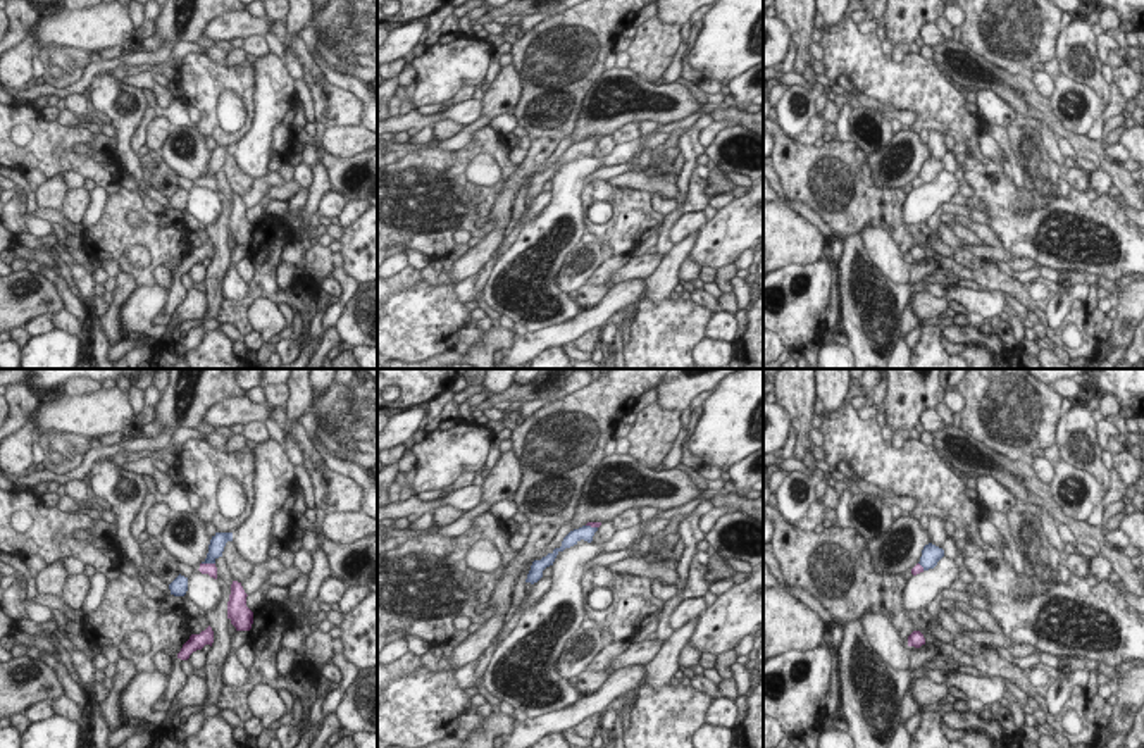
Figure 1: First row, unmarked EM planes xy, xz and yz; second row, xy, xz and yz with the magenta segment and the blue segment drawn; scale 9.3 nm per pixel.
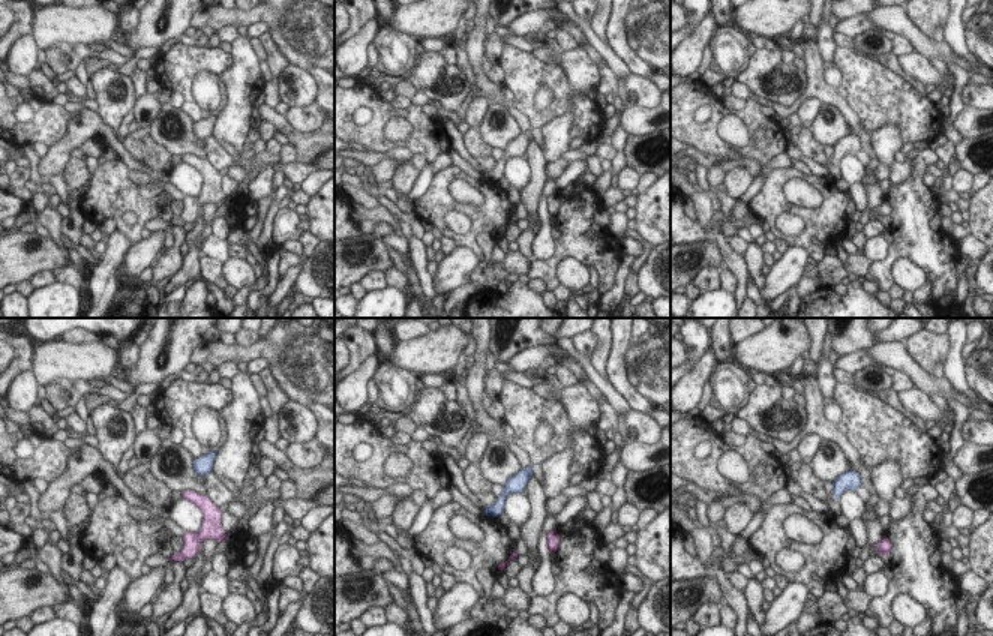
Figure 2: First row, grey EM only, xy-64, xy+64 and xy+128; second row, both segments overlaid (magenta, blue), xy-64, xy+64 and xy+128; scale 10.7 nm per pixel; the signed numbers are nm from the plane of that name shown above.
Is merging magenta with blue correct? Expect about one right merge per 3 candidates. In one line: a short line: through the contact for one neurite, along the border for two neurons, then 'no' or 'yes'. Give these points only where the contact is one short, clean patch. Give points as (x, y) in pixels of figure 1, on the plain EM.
line xy (202, 176), (214, 178); no

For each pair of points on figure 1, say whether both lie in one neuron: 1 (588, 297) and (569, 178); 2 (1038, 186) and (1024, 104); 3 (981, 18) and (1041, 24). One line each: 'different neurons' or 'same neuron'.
1: different neurons
2: different neurons
3: same neuron

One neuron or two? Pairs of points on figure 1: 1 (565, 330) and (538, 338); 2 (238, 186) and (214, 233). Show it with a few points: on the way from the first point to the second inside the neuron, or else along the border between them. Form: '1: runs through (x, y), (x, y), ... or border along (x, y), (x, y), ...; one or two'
1: runs through (559, 335), (545, 338); one
2: border along (221, 171), (235, 193); two

